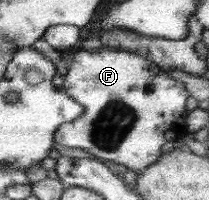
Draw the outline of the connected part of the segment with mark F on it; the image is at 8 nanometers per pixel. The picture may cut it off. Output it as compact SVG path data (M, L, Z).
M101 46L97 50L85 50L85 51L74 51L73 60L69 64L67 74L64 76L64 83L62 88L63 93L67 96L71 96L71 99L77 101L77 103L83 106L83 113L73 121L61 124L55 130L55 143L57 145L63 145L63 147L71 147L71 149L83 149L91 153L93 156L99 158L99 160L107 159L107 161L113 161L113 163L119 163L119 165L125 165L127 169L135 171L135 173L141 173L147 166L153 165L159 156L161 155L161 146L167 141L178 141L183 137L186 131L186 119L188 110L185 108L186 101L188 98L188 91L185 89L182 81L173 79L165 70L162 70L156 63L153 63L150 59L139 55L138 53L130 52L129 50L114 50L107 46Z

